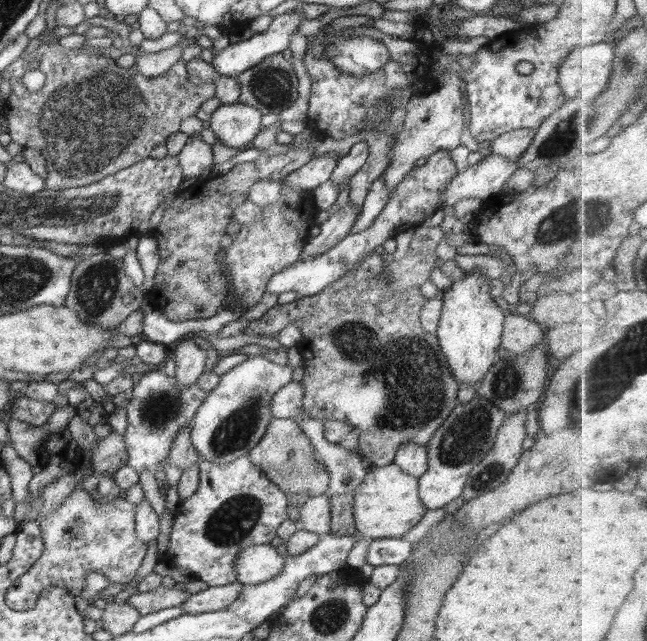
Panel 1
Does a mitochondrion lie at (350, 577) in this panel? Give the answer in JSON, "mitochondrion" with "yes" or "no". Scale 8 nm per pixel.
{"mitochondrion":"yes"}

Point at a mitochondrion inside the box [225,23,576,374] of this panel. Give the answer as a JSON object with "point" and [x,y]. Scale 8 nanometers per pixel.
{"point":[271,87]}

